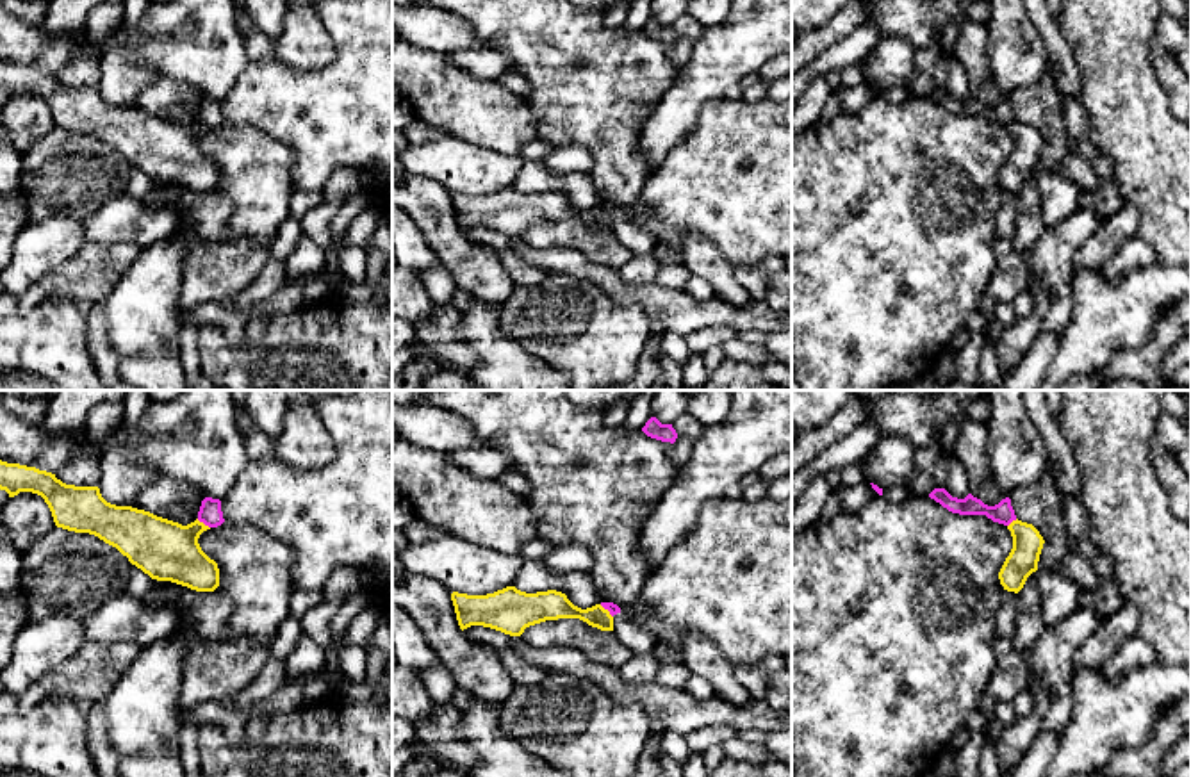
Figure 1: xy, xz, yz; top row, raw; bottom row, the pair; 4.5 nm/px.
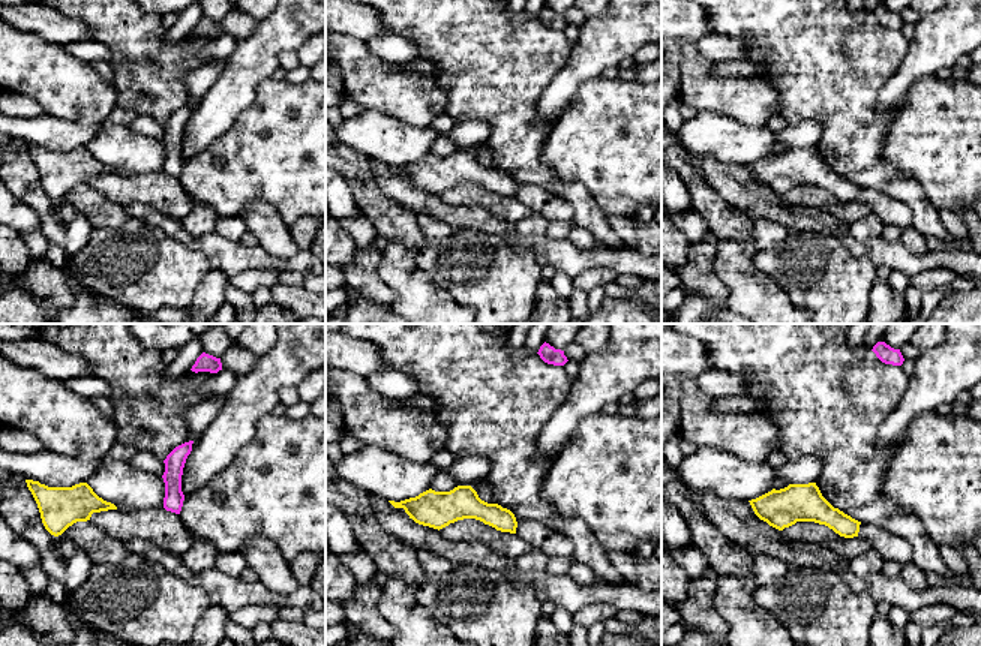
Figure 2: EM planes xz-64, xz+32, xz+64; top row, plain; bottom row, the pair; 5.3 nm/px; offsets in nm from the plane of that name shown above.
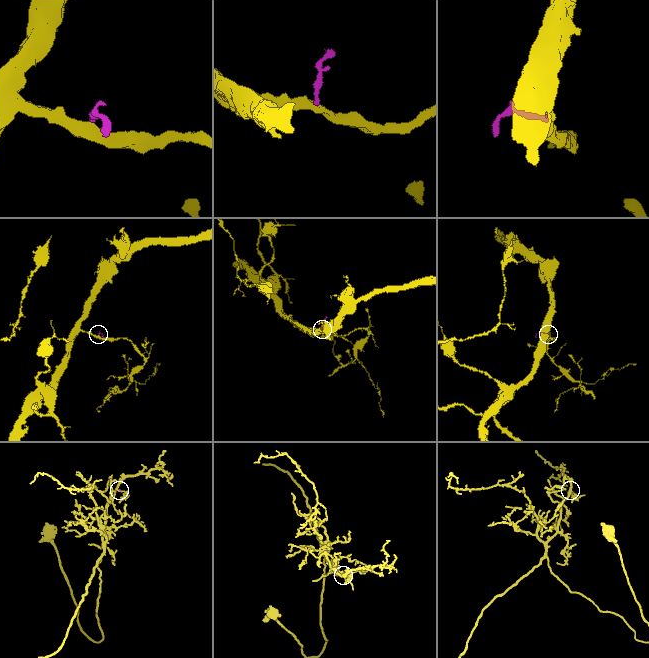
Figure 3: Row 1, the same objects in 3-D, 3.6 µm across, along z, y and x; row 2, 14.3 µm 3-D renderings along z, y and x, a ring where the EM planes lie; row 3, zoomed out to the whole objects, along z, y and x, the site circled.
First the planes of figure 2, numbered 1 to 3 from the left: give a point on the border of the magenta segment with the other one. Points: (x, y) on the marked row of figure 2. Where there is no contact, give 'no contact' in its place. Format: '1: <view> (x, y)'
1: no contact
2: no contact
3: no contact

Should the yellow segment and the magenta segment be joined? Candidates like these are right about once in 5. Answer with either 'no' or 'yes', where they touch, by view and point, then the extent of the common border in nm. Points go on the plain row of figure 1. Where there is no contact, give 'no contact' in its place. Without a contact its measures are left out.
no; meets yellow in xy at (202, 123); contact 80 nm long

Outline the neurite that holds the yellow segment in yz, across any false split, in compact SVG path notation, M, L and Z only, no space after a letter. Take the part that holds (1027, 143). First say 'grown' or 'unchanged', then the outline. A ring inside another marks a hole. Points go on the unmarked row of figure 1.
unchanged; M1018 119L1007 130L1013 137L1013 150L998 173L998 180L1004 191L1018 194L1027 178L1038 171L1045 141L1032 125Z

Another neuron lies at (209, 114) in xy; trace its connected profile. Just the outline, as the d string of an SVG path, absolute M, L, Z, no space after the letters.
M205 98L201 102L200 112L198 112L198 121L203 123L209 128L218 128L225 123L223 112L221 112L221 102Z

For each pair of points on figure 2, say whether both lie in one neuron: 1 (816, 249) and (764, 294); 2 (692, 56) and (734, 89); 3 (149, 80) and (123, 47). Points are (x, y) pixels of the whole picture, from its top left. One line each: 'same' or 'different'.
1: different
2: same
3: same

